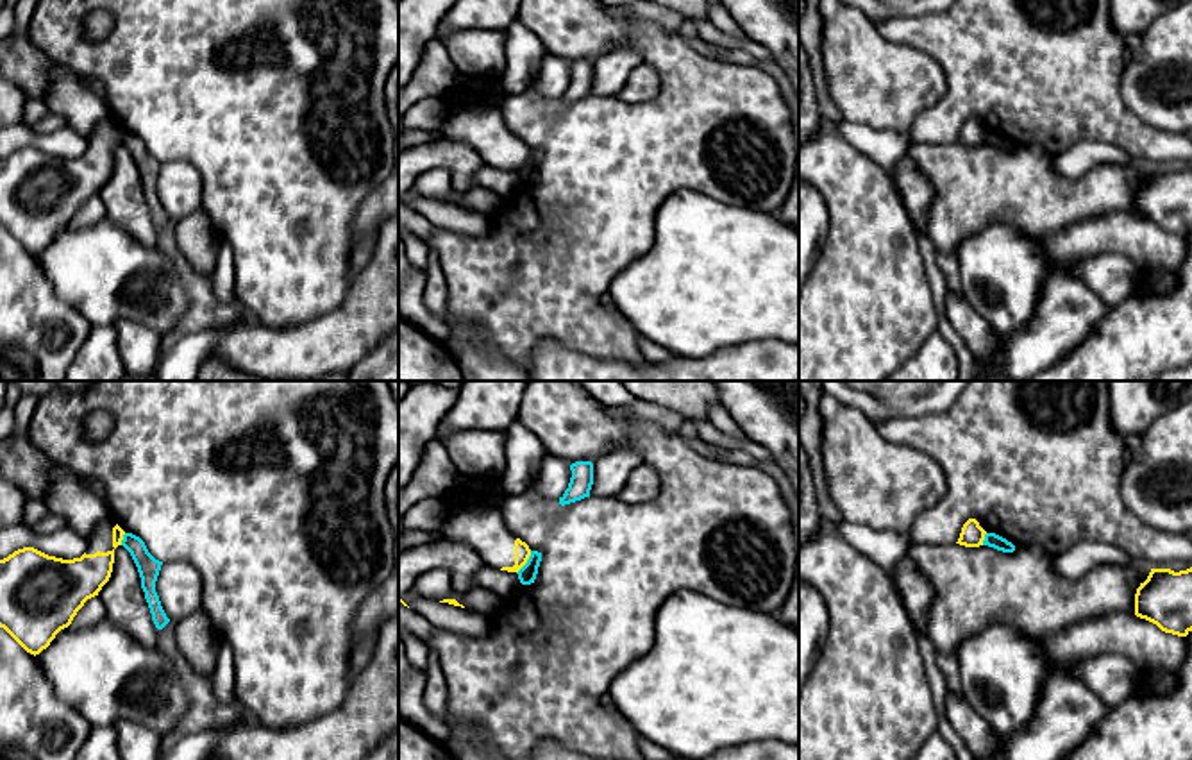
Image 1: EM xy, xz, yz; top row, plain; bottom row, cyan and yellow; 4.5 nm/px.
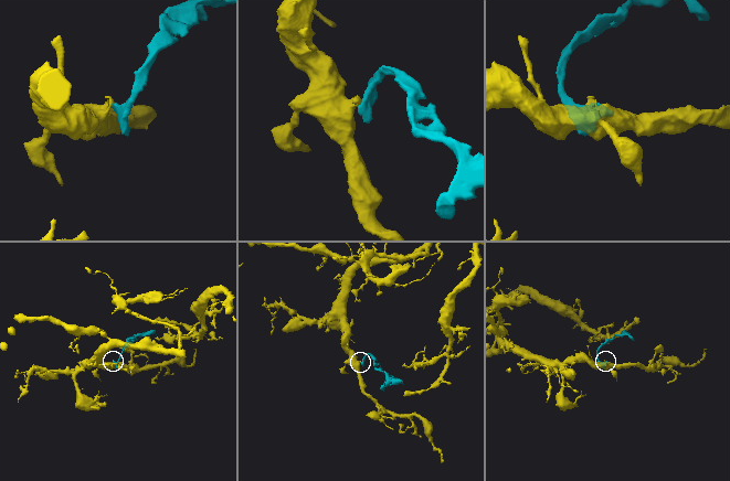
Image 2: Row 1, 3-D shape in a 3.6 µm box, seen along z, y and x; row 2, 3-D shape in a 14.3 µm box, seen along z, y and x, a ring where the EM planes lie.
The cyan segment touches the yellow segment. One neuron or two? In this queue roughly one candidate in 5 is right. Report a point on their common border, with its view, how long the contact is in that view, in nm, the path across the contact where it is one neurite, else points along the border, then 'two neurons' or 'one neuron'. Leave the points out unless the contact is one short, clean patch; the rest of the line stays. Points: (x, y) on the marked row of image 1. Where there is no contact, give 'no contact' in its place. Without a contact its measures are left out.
contact xz (528, 562); length 120 nm; border xz (531, 551), (517, 573); two neurons

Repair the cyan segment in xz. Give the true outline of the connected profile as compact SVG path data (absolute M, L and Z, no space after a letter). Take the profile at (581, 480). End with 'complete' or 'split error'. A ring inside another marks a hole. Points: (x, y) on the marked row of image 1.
M575 461L570 465L570 470L572 470L572 477L570 477L568 488L559 497L561 506L590 497L590 490L593 485L592 461Z | complete

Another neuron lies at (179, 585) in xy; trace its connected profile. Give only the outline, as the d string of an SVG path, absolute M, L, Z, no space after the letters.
M163 562L155 592L170 622L179 622L202 606L202 578L186 562Z

